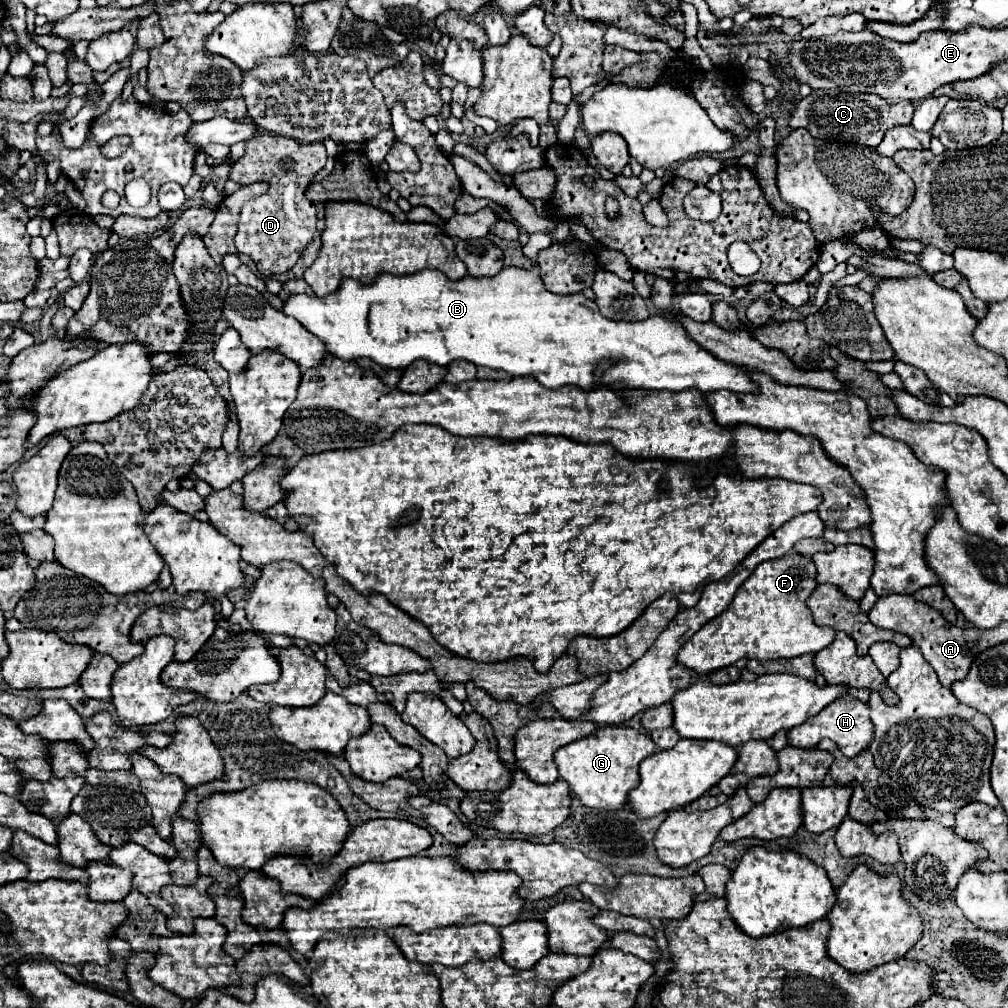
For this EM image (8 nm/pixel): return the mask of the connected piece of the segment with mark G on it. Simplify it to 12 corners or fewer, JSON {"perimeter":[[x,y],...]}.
{"perimeter":[[597,728],[555,752],[559,778],[587,808],[625,808],[645,732]]}

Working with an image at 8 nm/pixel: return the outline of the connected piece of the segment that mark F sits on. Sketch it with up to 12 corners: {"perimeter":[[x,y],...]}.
{"perimeter":[[811,558],[759,564],[681,648],[699,676],[739,658],[815,654],[835,632],[813,624]]}

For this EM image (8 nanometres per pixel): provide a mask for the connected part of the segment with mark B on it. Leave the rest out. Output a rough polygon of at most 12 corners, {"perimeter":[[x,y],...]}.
{"perimeter":[[533,268],[295,294],[341,360],[533,376],[545,388],[753,392],[679,320],[613,322]]}

